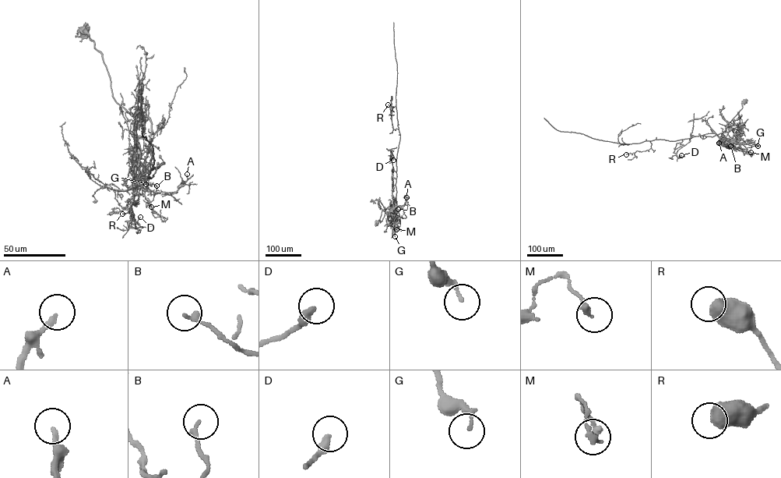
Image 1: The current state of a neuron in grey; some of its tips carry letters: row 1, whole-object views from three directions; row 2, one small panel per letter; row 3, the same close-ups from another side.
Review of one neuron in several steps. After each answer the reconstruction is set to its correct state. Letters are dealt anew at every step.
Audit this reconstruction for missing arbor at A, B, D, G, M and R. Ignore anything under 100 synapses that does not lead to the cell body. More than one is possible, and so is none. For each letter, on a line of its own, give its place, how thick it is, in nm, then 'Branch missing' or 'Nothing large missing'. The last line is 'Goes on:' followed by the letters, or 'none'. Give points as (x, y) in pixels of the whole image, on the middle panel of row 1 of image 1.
A: Place: (406, 197). Thickness 200 nm. Nothing large missing
B: Place: (398, 209). Thickness 200 nm. Nothing large missing
D: Place: (393, 160). Thickness 360 nm. Nothing large missing
G: Place: (395, 236). Thickness 140 nm. Nothing large missing
M: Place: (396, 229). Thickness 240 nm. Nothing large missing
R: Place: (388, 104). Thickness 600 nm. Nothing large missing
Goes on: none

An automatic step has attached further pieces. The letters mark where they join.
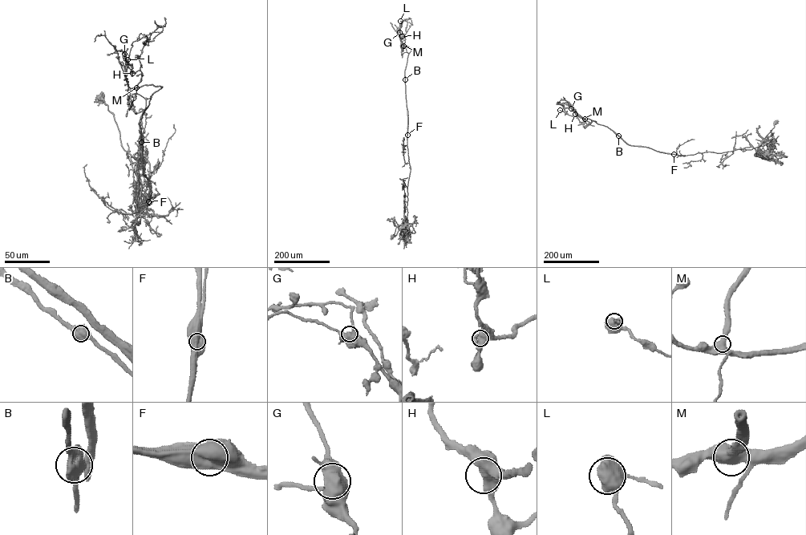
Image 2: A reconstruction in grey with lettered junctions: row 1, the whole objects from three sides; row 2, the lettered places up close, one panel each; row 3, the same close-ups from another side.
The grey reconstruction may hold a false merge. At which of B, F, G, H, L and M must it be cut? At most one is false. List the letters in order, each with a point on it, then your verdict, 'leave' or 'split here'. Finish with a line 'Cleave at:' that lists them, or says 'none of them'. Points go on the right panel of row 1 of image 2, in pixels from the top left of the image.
B: place (618, 135); leave
F: place (674, 154); split here
G: place (571, 108); leave
H: place (575, 114); leave
L: place (560, 110); leave
M: place (585, 119); leave
Cleave at: F

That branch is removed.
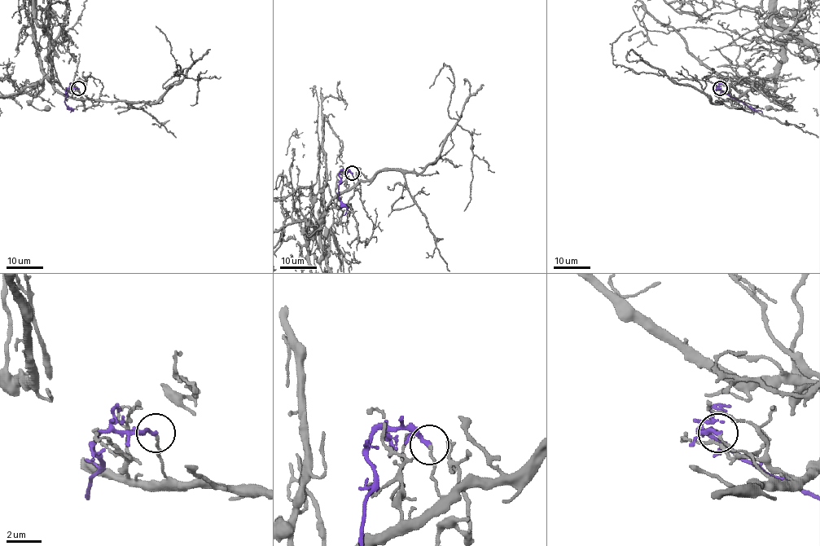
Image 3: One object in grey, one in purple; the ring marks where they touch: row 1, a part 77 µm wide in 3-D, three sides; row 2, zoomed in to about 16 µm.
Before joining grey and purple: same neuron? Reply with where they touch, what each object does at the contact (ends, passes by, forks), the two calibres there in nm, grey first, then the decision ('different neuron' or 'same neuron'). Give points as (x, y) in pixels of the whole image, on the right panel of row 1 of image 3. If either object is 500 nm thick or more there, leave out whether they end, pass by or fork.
at (720, 88); grey ends there; purple ends there; 140 nm thick on the grey side, 240 nm on the other; different neuron

